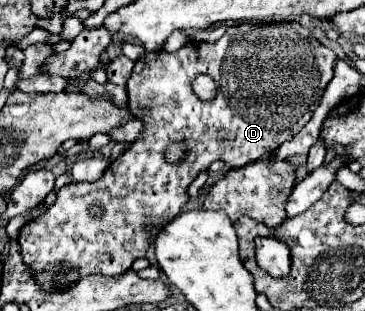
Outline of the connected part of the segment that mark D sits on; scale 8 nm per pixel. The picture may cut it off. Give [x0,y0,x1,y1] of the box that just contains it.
[18,22,336,288]

